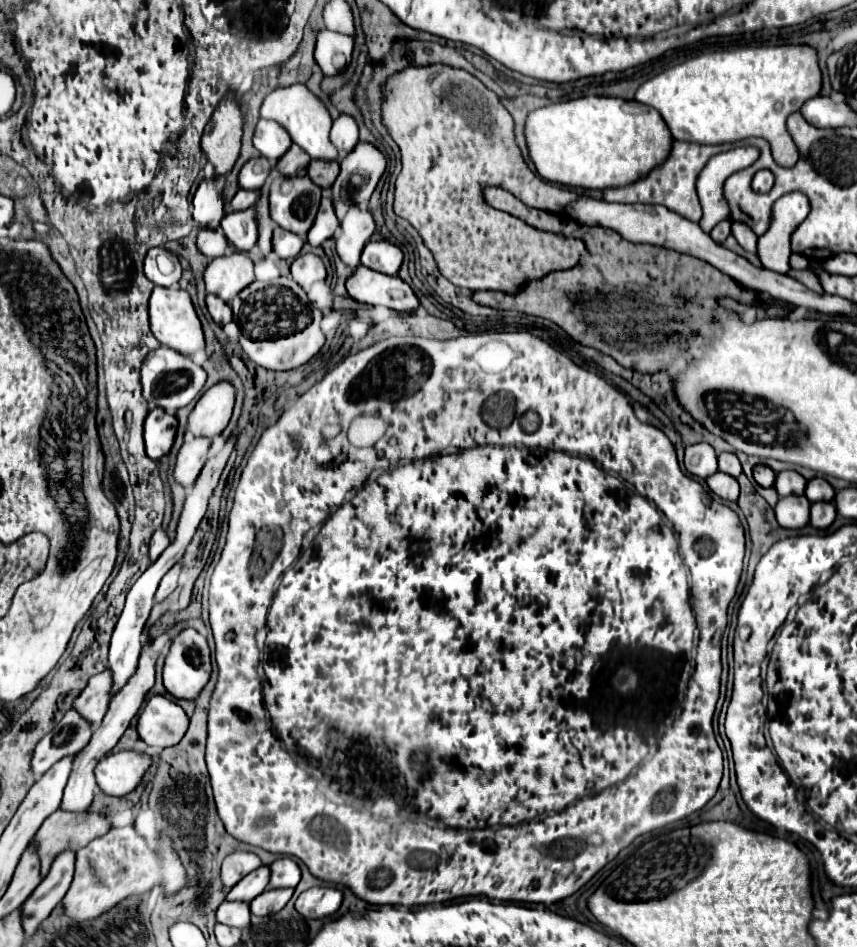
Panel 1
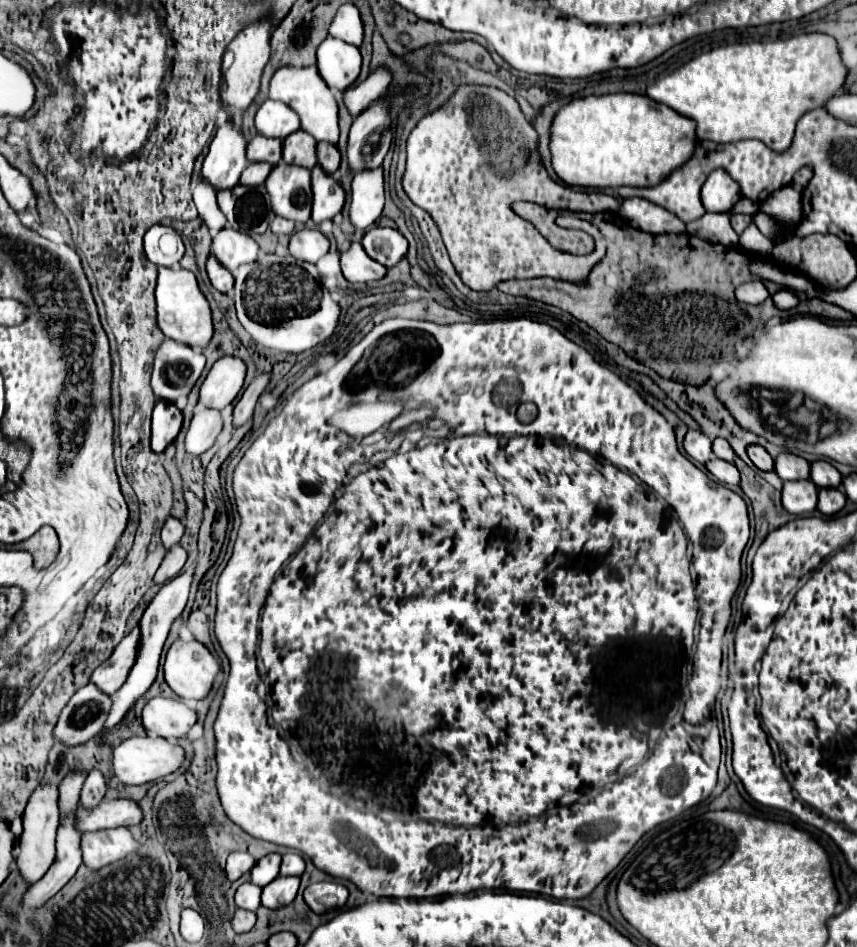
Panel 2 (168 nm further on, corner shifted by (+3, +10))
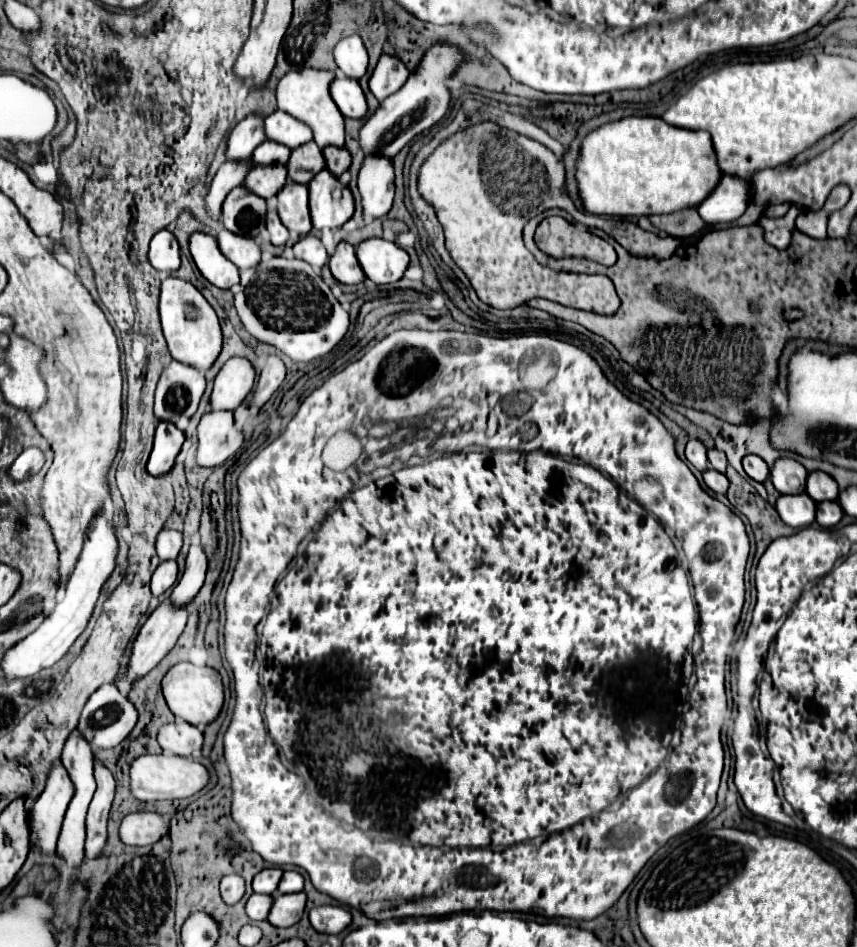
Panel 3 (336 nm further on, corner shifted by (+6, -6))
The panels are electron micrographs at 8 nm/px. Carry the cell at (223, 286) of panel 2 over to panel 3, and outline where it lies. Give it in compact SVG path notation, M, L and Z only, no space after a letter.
M194 232L190 236L190 254L202 272L202 276L212 282L218 288L232 288L238 284L238 268L222 256L218 242L214 236L204 234L204 232Z

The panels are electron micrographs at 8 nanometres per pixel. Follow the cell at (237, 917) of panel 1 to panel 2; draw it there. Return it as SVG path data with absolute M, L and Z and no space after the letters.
M241 884L235 892L235 906L237 908L243 908L243 910L257 910L261 906L259 902L259 896L261 896L261 888L255 886L255 884Z

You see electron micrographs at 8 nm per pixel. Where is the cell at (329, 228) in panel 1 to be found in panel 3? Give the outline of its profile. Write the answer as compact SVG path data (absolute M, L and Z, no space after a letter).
M328 168L318 172L312 178L312 182L308 184L312 224L318 230L322 230L322 228L340 228L354 214L354 196L346 186L342 188L342 198L340 200L334 200L330 196L332 188L338 186L338 184L340 184L338 178L334 174L330 174Z

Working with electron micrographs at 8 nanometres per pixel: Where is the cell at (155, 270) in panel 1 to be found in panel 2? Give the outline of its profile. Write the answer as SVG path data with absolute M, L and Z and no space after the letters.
M151 226L145 234L145 256L155 266L173 268L183 258L185 246L181 236L167 226Z

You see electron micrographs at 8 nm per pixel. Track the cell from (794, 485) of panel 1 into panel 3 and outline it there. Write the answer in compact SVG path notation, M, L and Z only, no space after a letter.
M780 458L770 470L770 478L780 494L802 494L808 470L794 458Z

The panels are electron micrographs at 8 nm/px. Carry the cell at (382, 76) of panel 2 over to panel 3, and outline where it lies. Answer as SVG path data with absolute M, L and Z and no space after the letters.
M382 54L370 78L370 90L382 102L386 96L398 92L402 84L408 80L408 76L410 70L406 68L406 64L402 64L402 60L398 60L396 56Z

